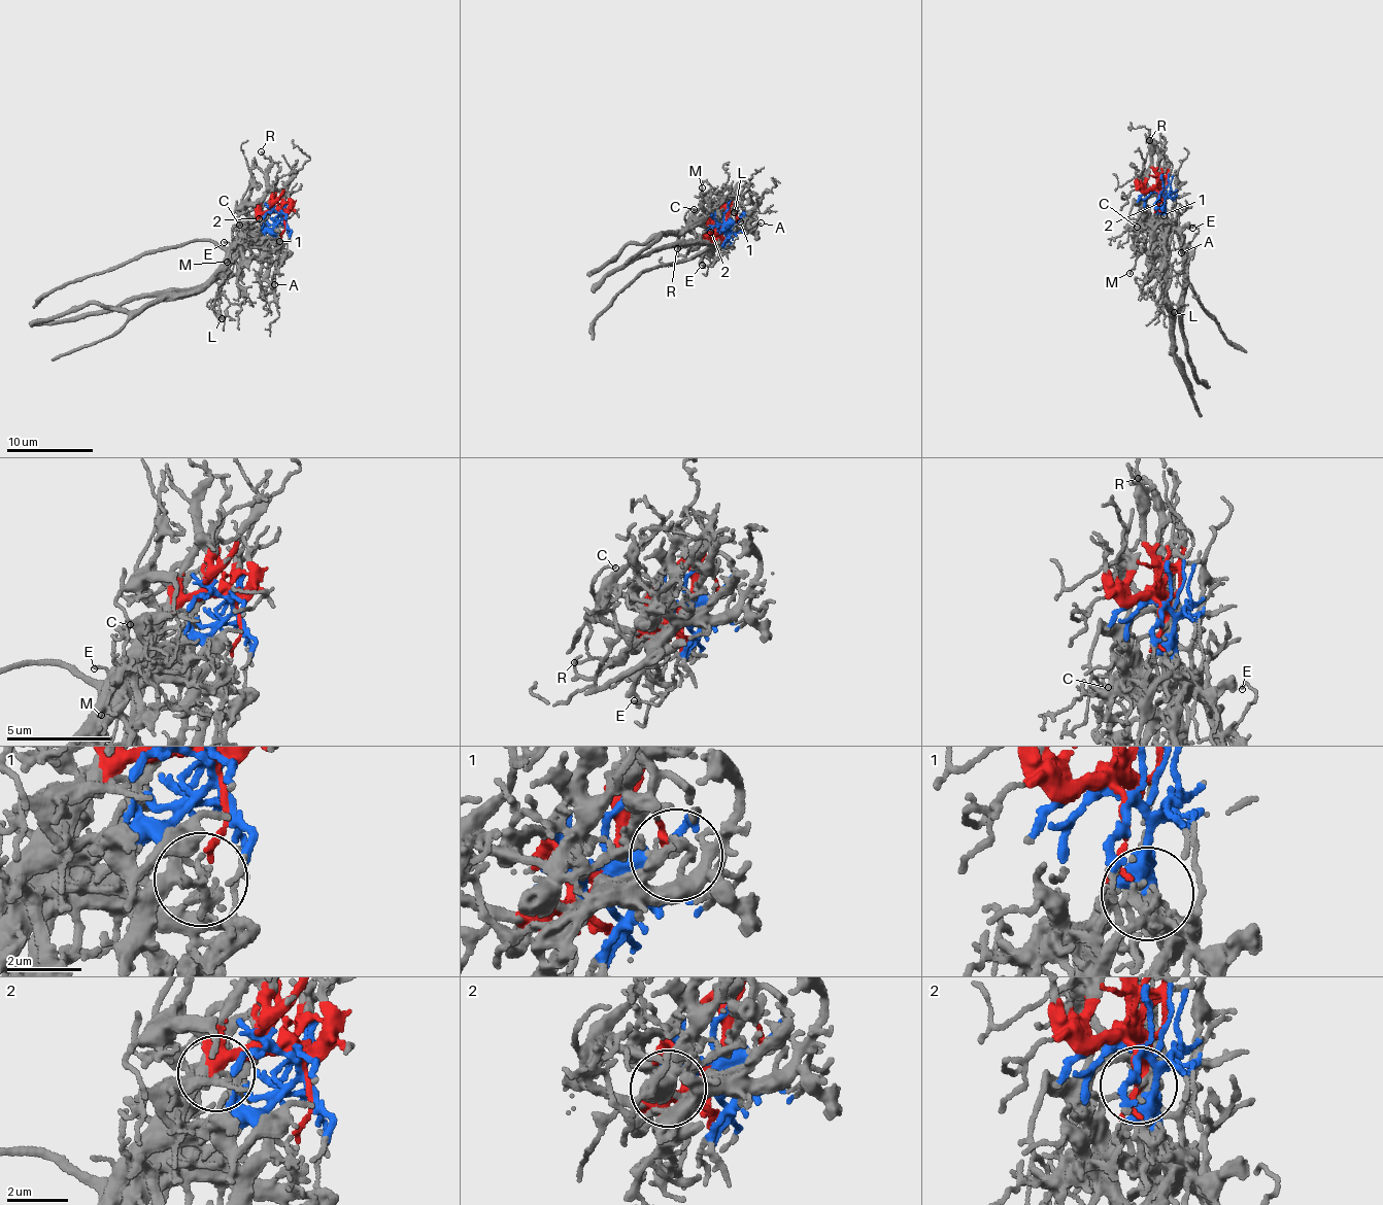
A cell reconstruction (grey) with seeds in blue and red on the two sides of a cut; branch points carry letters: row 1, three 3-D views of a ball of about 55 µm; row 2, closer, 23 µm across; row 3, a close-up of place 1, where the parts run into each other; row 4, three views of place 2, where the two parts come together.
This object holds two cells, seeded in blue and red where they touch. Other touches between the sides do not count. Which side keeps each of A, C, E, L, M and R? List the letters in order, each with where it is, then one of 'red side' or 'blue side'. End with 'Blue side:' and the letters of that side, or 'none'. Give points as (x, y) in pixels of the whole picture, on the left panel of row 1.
A: (274, 284) | blue side
C: (239, 225) | red side
E: (224, 242) | blue side
L: (222, 318) | blue side
M: (227, 262) | red side
R: (261, 151) | red side
Blue side: A, E, L

